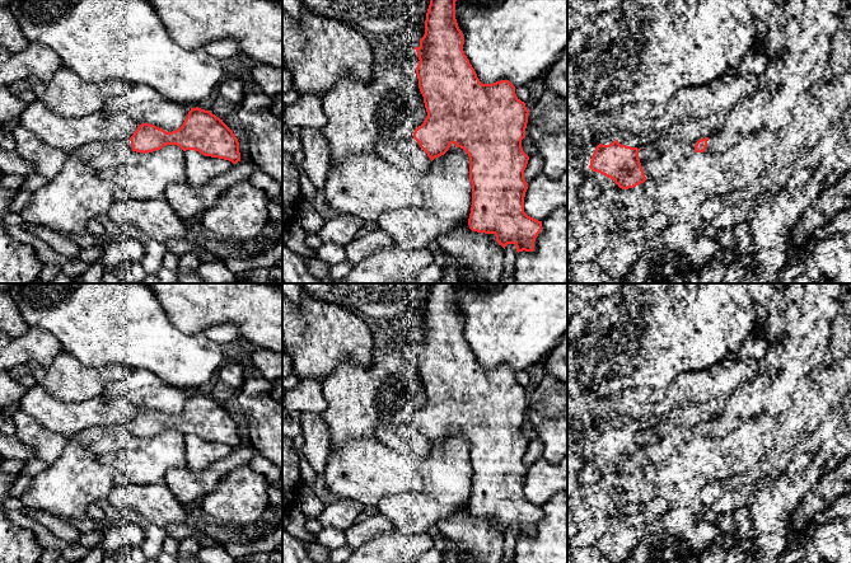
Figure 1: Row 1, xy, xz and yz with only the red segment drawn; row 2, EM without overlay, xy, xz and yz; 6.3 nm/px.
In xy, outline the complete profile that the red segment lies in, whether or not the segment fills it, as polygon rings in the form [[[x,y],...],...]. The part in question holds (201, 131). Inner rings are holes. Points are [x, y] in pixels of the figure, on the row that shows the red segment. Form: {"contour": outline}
{"contour": [[[191,108],[183,125],[167,132],[150,123],[139,125],[130,137],[132,151],[153,153],[167,145],[177,145],[183,151],[195,150],[205,156],[240,161],[239,142],[233,131],[210,111]]]}

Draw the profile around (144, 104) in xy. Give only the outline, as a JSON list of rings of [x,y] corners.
[[[131,84],[125,94],[107,98],[104,109],[123,113],[139,125],[150,123],[167,132],[178,130],[191,111],[144,84]]]

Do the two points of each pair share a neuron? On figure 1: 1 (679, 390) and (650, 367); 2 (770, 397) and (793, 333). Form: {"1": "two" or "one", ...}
{"1": "two", "2": "one"}

